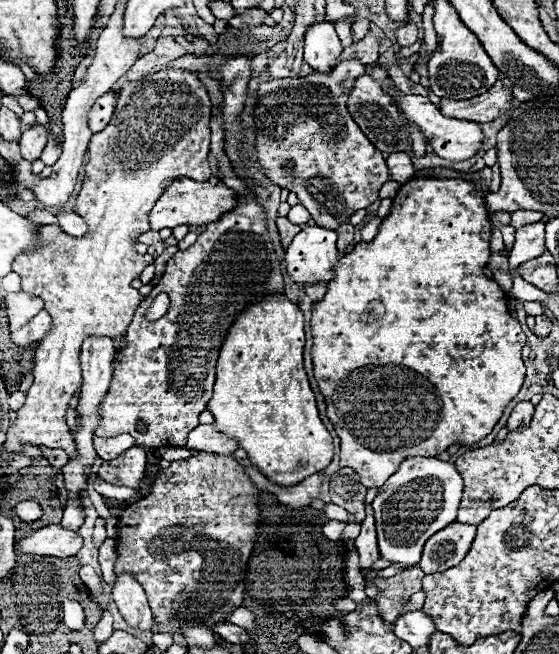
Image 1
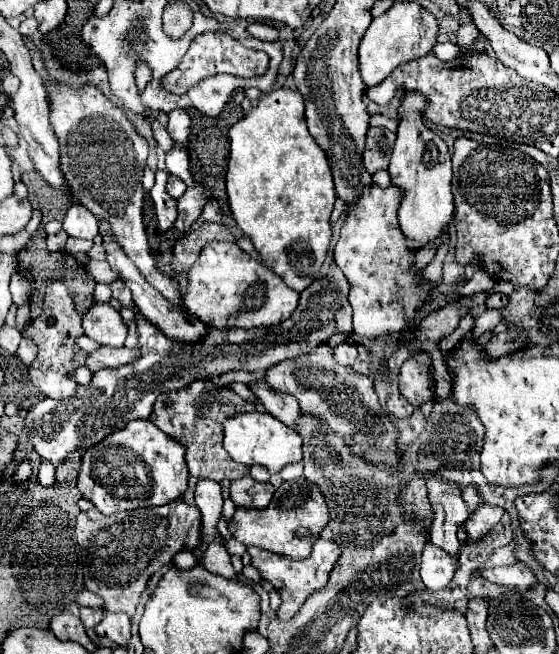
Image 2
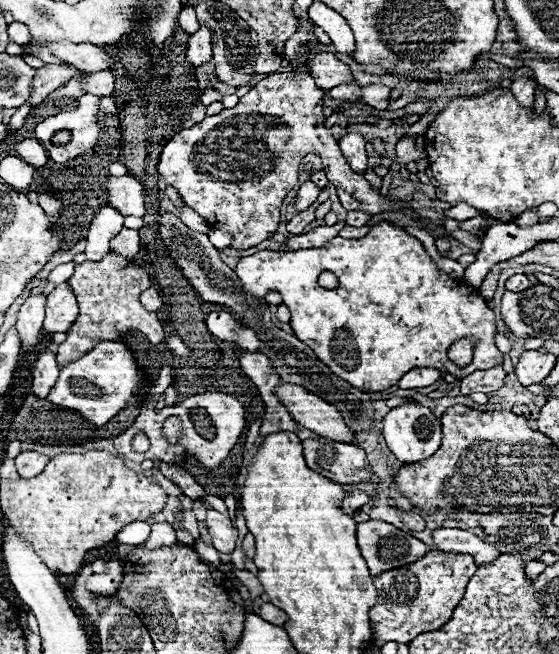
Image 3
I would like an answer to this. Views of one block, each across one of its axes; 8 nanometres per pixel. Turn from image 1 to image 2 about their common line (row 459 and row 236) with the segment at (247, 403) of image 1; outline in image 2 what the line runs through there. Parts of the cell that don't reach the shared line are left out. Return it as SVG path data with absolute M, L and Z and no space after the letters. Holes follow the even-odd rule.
M280 88L262 96L256 108L230 128L230 158L226 170L226 192L230 216L252 240L262 264L278 274L292 290L302 292L320 274L328 244L332 240L330 214L336 200L334 182L326 154L314 142L304 120L304 100L298 90Z

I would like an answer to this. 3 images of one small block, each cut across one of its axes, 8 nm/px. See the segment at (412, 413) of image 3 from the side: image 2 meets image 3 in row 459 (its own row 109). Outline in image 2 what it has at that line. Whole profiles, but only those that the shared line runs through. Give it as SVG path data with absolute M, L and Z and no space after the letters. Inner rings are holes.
M404 92L398 106L398 138L392 148L392 158L388 172L392 176L392 184L404 190L404 198L398 210L400 228L406 238L412 242L408 244L414 250L420 250L424 244L432 242L440 236L440 232L448 226L454 214L454 200L450 190L452 180L452 162L446 148L446 142L438 138L428 126L424 126L424 110L426 110L426 96L420 92Z

